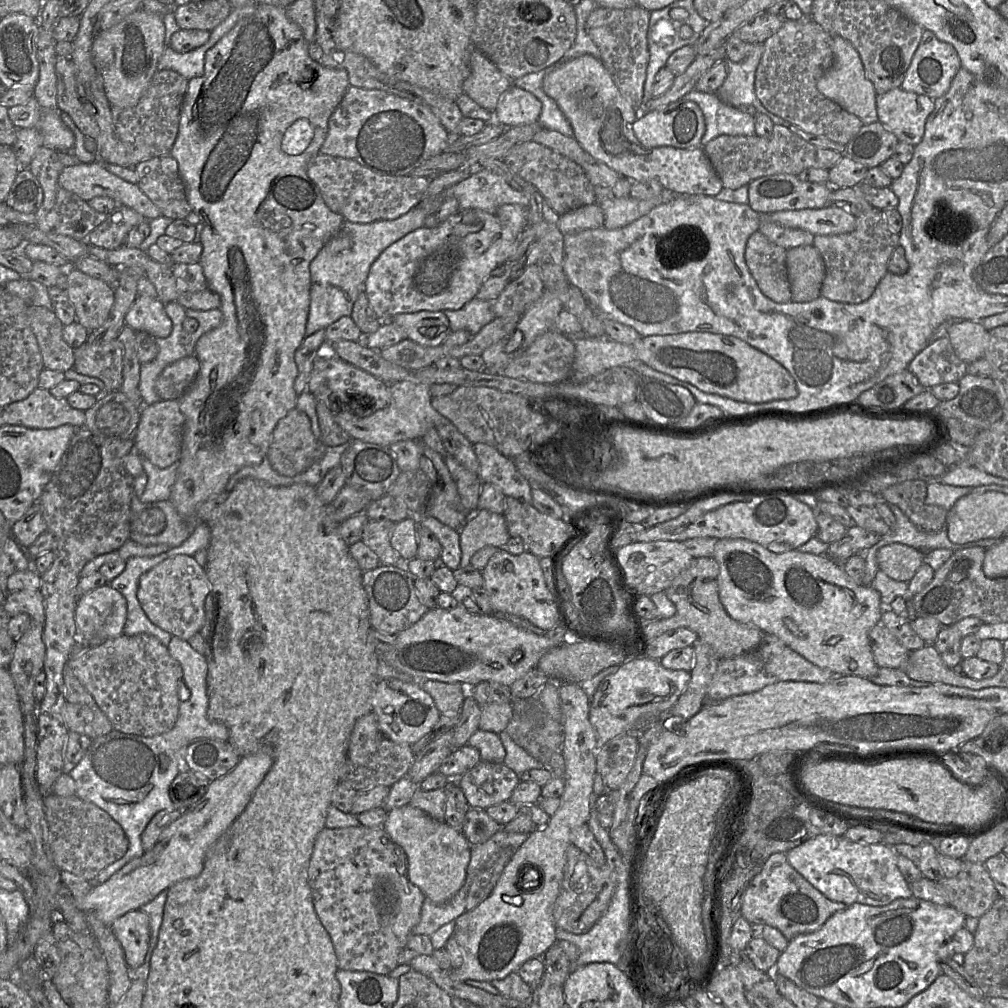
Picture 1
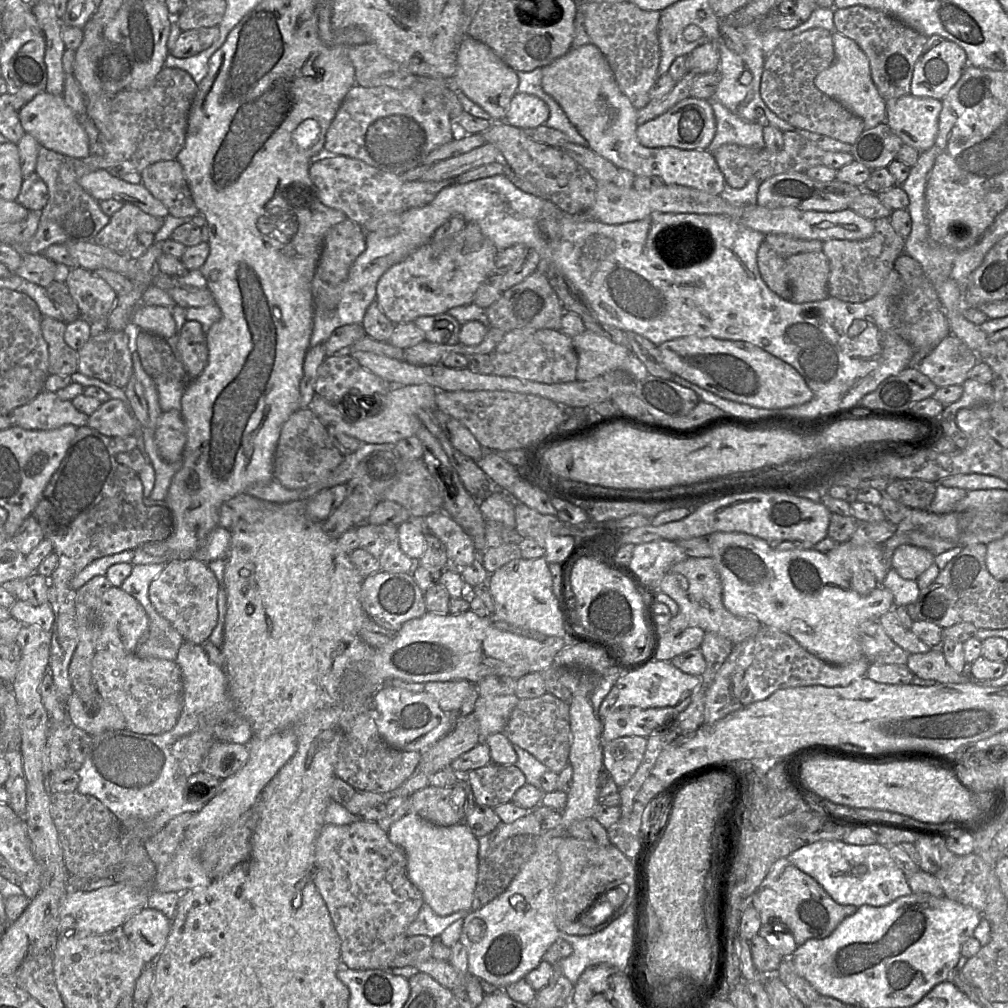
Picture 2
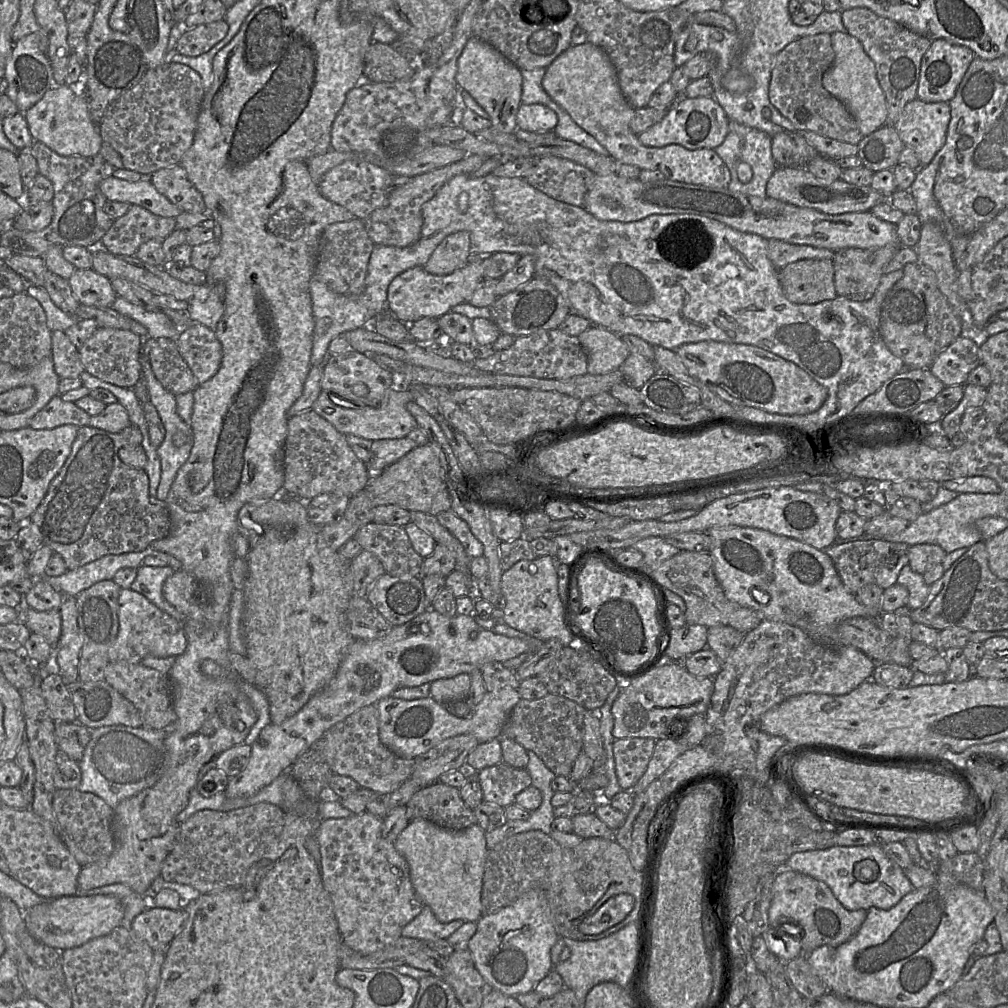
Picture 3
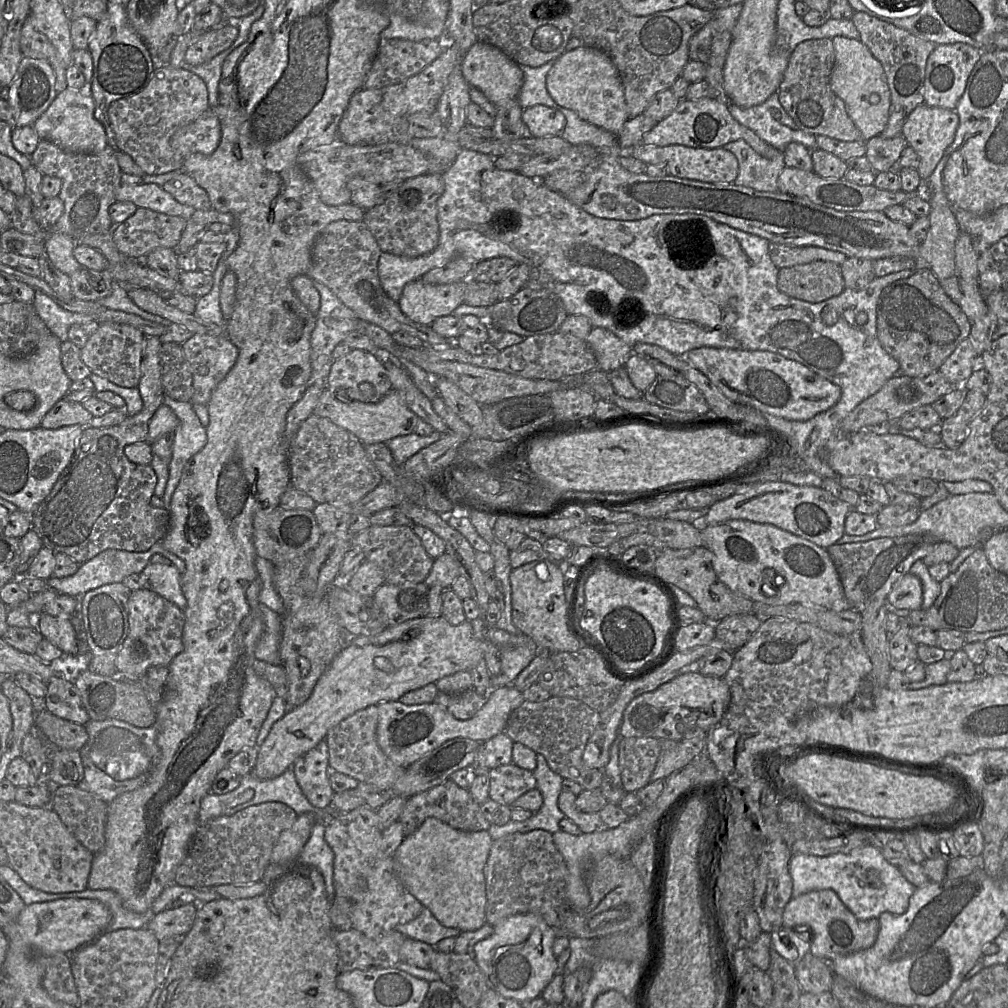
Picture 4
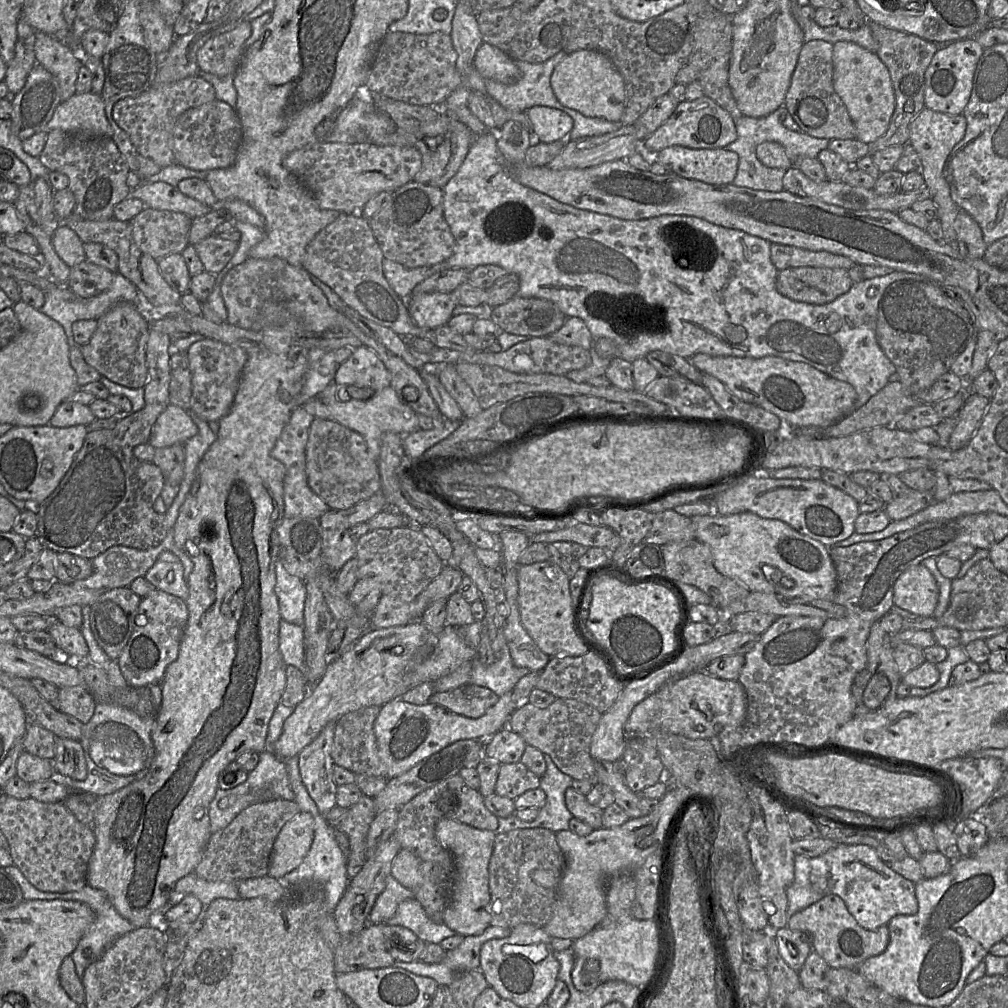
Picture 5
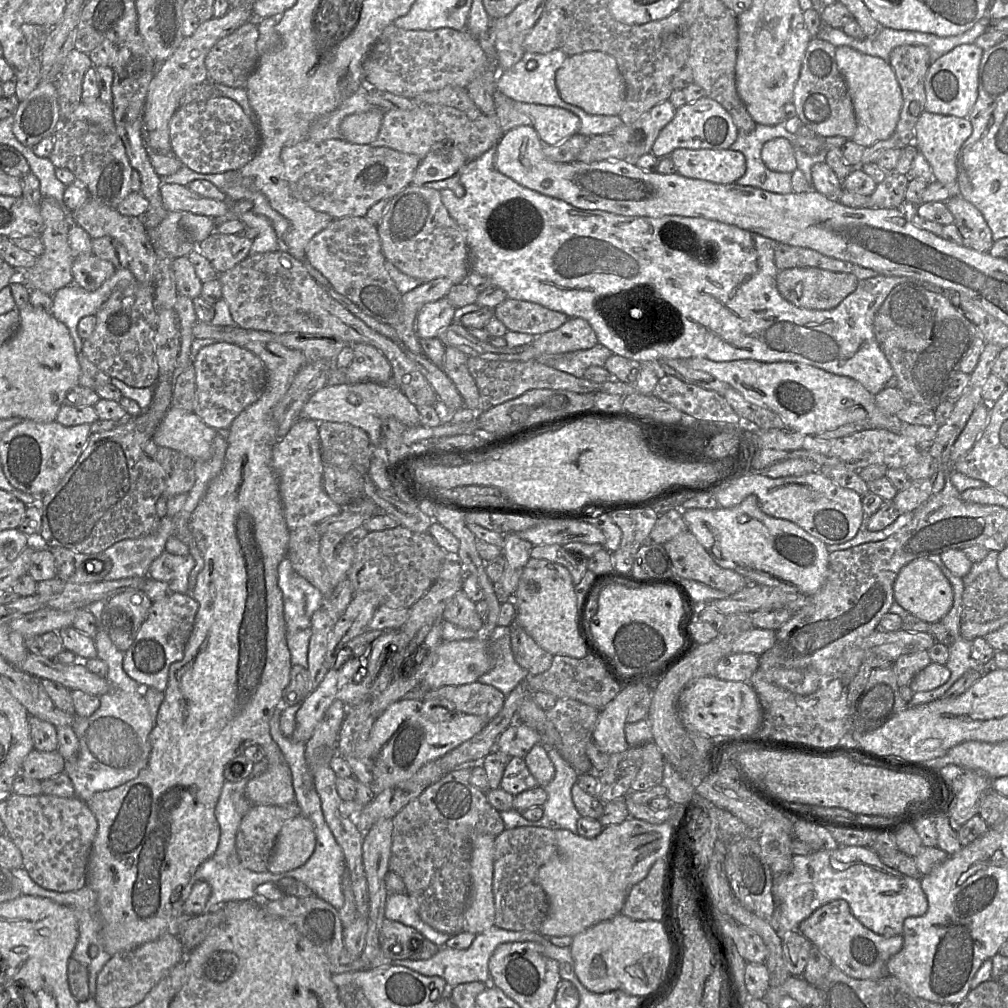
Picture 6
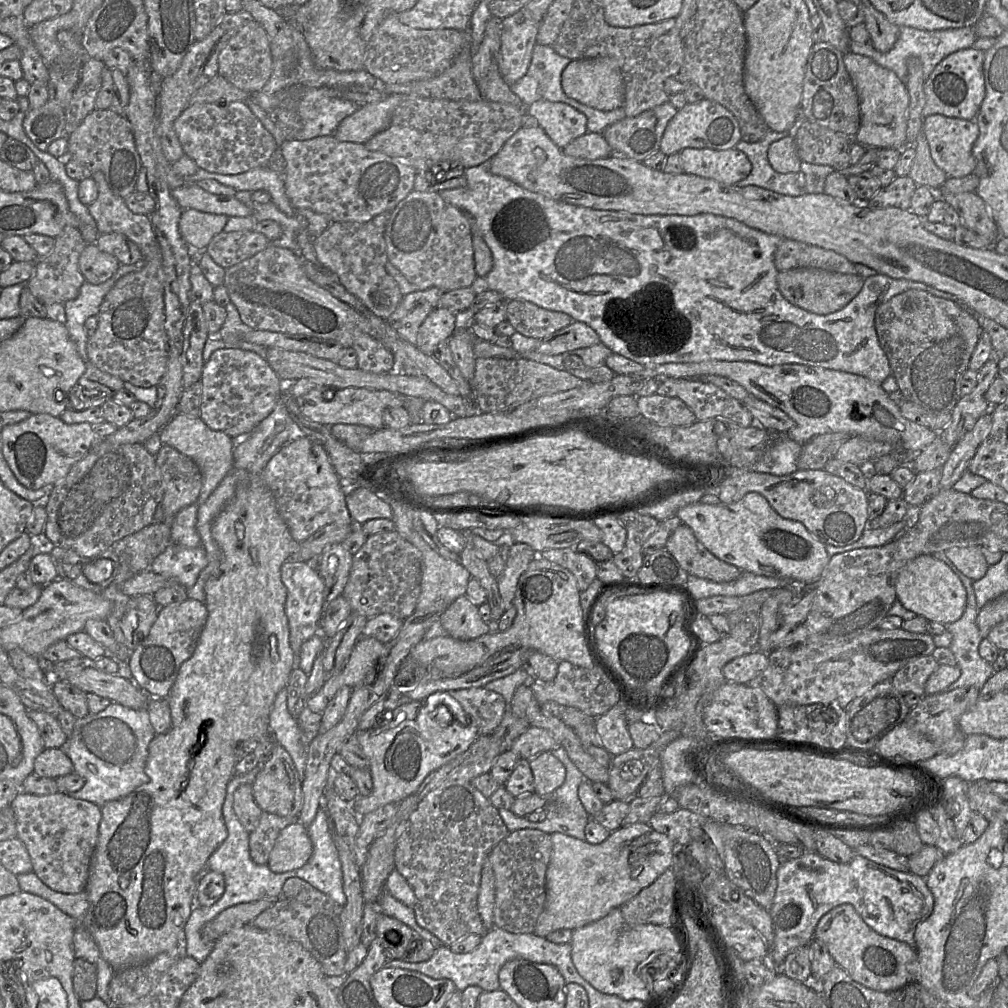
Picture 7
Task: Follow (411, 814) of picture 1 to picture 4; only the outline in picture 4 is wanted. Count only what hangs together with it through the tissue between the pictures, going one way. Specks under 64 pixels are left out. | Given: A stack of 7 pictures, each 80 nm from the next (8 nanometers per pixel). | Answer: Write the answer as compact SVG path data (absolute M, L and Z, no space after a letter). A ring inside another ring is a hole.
M429 817L412 834L406 835L393 855L396 873L405 888L427 907L445 927L461 932L475 931L486 923L485 866L493 840L486 830L467 832Z

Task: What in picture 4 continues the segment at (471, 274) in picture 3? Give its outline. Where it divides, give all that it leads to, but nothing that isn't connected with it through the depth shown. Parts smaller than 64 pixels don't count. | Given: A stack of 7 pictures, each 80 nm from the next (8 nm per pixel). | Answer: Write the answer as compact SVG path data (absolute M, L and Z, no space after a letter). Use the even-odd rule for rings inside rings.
M419 279L405 285L397 302L411 321L430 326L437 318L452 315L464 303L465 289L466 281L427 284Z

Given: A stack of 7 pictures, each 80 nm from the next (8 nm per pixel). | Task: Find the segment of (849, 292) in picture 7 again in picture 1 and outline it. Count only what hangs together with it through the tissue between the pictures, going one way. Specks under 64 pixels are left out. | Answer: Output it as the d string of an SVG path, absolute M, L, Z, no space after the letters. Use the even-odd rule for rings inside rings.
M813 245L787 250L786 266L791 286L791 301L804 303L821 296L825 264Z

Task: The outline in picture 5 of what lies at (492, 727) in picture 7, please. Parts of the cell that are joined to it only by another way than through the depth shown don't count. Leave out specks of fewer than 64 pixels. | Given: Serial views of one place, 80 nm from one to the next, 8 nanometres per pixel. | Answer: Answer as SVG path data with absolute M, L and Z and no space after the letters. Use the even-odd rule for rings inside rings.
M468 683L444 692L435 692L429 703L440 705L447 710L468 718L479 718L496 704L499 696L486 687Z

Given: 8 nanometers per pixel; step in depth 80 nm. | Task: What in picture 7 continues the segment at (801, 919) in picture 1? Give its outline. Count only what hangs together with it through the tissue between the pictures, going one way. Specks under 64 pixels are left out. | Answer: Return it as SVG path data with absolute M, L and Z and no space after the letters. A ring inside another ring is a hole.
M850 904L836 906L823 915L815 928L814 939L825 944L835 963L867 988L887 992L913 982L910 964L916 959L915 949L874 931Z

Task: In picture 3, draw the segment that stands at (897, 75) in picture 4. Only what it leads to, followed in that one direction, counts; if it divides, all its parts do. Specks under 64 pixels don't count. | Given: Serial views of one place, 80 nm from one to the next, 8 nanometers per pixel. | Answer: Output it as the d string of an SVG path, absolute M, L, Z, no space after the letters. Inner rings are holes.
M852 8L840 12L846 32L860 41L875 64L877 79L887 103L886 124L893 126L905 105L917 98L922 58L932 41L866 8Z

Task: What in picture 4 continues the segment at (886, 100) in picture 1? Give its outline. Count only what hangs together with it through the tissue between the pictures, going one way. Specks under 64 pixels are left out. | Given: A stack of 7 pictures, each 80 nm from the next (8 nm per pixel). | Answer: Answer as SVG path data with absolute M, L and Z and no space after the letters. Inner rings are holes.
M925 103L917 106L907 117L902 127L902 136L920 157L918 172L925 182L935 170L945 150L952 144L959 125L955 110L930 107Z

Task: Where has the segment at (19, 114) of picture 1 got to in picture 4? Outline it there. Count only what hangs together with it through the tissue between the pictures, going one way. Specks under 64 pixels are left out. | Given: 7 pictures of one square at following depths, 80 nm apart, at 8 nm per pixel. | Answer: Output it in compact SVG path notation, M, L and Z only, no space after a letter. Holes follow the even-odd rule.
M67 87L58 92L53 102L32 127L41 140L48 140L67 152L98 153L105 149L109 141L103 124L94 116L94 110L94 99L86 90Z

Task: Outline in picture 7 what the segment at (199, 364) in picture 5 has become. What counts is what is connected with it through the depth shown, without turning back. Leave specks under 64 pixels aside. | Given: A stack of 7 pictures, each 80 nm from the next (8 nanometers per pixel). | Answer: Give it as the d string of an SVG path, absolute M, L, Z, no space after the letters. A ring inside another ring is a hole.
M235 347L215 350L204 363L200 382L202 399L199 417L209 428L222 431L233 439L241 439L255 430L273 411L286 384L265 358Z

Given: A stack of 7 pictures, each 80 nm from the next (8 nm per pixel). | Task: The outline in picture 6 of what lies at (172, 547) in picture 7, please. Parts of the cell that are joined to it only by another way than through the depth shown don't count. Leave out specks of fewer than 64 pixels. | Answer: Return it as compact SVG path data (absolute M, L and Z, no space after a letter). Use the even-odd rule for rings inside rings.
M164 552L155 559L147 577L165 582L176 593L186 594L188 591L189 574L196 562L192 555L180 556Z

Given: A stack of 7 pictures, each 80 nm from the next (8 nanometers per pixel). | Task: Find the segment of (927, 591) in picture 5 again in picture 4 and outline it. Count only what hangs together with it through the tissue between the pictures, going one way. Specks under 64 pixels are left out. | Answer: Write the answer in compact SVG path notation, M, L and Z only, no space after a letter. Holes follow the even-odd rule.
M906 573L892 586L886 602L890 609L919 610L922 608L923 589L920 579Z

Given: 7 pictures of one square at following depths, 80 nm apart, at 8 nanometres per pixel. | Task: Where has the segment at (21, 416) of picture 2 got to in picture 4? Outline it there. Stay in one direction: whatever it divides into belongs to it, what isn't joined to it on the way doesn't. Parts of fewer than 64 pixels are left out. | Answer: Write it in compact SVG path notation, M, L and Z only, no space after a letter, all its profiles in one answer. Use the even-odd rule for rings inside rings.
M63 398L59 400L45 415L40 427L58 429L69 425L89 426L94 416L81 403Z

